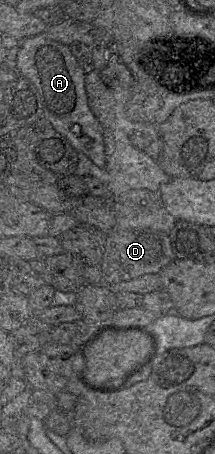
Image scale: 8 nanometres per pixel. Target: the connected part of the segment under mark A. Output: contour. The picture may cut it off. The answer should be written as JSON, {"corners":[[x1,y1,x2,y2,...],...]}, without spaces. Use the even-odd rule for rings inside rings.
{"corners":[[45,33,28,37,16,44,16,66,21,76,28,79,37,89,43,108,43,115,54,129,63,135,78,151,84,153,95,165,104,168,106,164,104,141,99,121,92,113,85,90,85,73,68,46,49,39]]}

